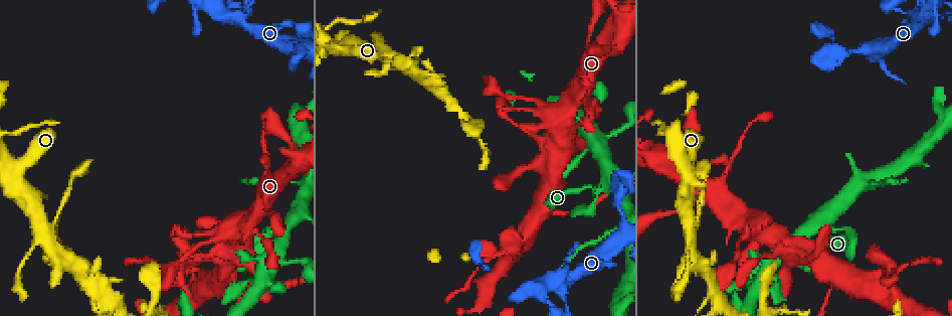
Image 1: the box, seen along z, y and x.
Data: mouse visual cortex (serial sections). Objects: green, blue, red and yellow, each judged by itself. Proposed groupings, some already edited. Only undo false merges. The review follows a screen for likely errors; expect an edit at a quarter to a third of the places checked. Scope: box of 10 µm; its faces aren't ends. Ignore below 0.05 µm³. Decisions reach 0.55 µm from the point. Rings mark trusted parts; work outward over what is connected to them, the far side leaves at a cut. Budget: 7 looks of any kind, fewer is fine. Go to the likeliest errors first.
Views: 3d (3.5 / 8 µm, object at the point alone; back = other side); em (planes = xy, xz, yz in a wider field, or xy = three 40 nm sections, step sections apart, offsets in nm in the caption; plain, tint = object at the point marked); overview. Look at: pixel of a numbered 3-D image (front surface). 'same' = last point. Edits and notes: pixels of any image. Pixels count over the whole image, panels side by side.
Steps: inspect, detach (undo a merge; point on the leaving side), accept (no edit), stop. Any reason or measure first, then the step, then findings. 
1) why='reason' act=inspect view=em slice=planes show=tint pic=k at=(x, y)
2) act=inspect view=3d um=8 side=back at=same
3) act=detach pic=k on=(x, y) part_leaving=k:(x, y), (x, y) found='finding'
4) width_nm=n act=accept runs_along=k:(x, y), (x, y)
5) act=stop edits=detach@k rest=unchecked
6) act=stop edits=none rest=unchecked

act=inspect view=3d um=3.5 pic=1 at=(915, 21)

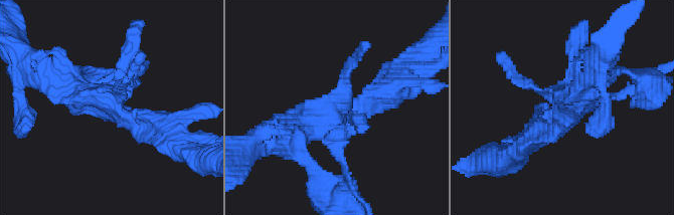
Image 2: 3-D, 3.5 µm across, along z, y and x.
act=inspect view=em slice=xy step=1 show=tint pic=2 at=(565, 110)

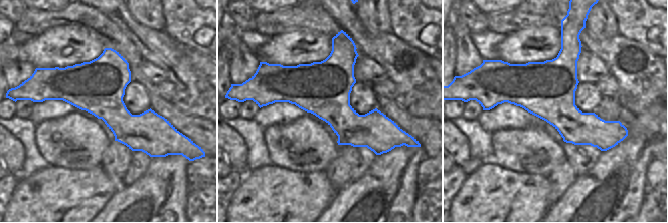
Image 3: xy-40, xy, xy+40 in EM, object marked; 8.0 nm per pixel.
act=accept runs_along=2:(169, 132), (60, 75) found='all the same cell'

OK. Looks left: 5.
why='sudden change in width' act=inspect view=3d um=8 pic=1 at=(499, 253)

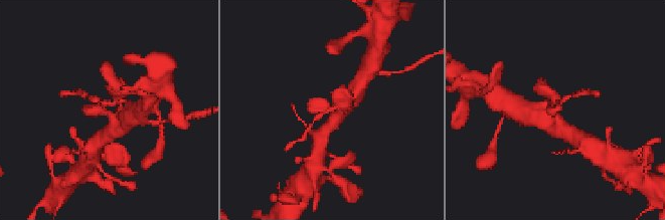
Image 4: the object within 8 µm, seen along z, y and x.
why='zoom in' act=inspect view=3d um=3.5 at=same

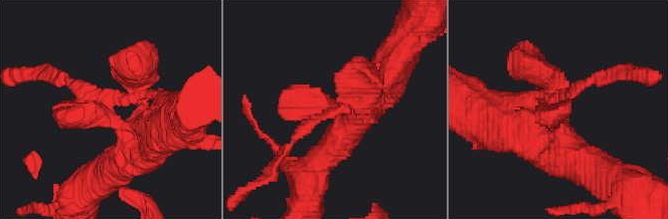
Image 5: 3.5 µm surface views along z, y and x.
act=inspect view=em slice=xy step=3 show=tint pic=5 at=(335, 106)

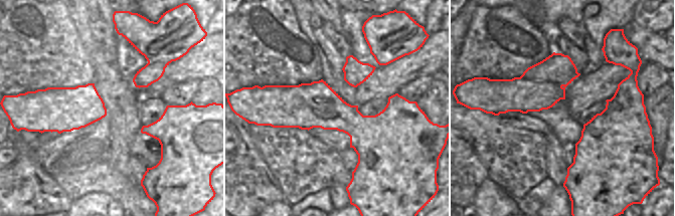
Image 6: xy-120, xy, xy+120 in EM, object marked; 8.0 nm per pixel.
act=accept runs_along=6:(271, 103), (403, 120) found='continuous, no second cell'

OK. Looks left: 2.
why='sudden change in width' act=inspect view=3d um=3.5 pic=1 at=(819, 221)

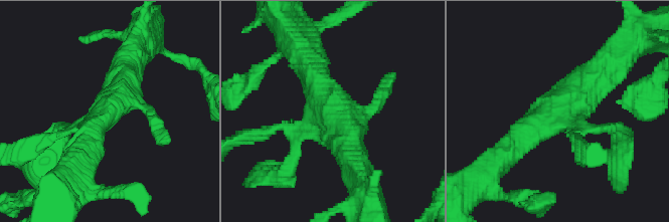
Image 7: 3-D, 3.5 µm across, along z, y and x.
arms=4 arm_widths_nm=150,200,400,500 act=inspect view=em slice=xy step=5 show=tint pic=7 at=(100, 114)

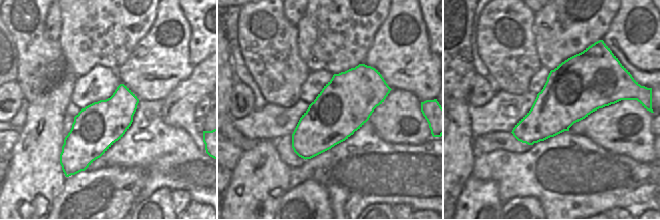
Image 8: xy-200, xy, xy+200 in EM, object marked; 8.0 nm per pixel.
act=accept runs_along=7:(272, 130), (324, 115), (306, 63) found='all the same cell'

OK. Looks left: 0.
act=stop edits=none rest=unchecked

